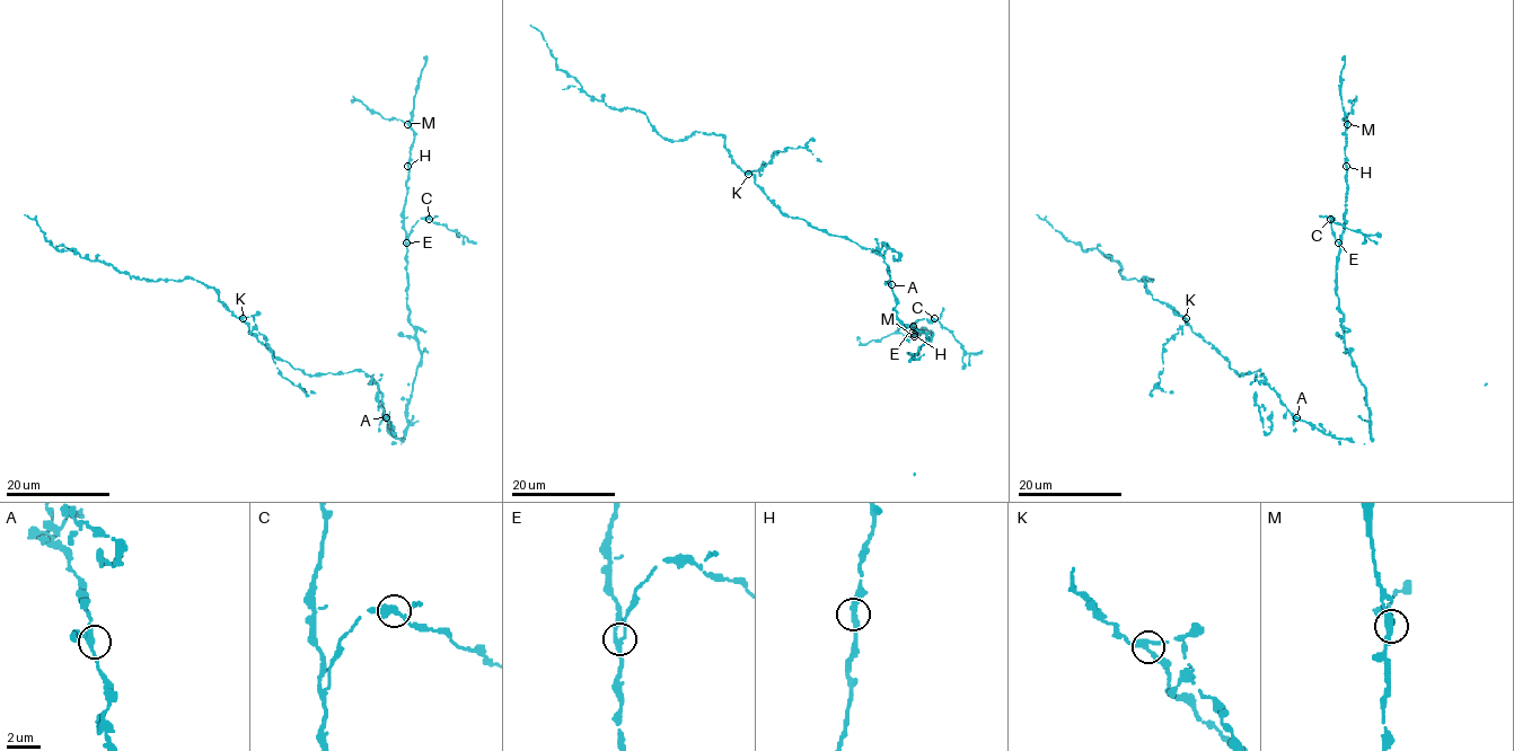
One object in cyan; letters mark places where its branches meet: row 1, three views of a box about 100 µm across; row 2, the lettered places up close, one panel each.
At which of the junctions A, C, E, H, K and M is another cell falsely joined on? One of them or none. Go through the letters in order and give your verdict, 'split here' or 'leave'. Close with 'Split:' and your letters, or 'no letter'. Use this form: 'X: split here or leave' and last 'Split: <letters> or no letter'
A: leave
C: leave
E: leave
H: leave
K: leave
M: split here
Split: M

